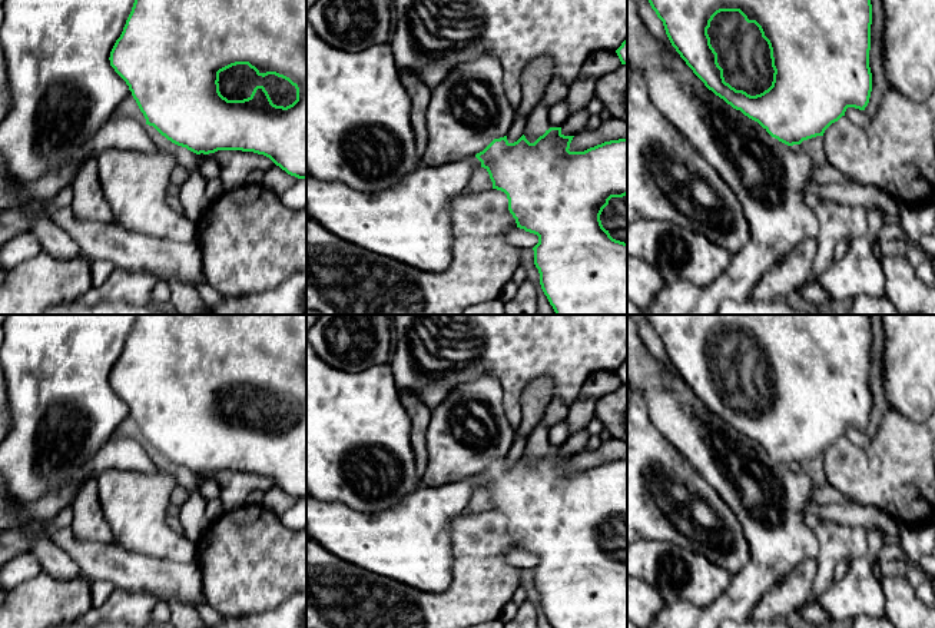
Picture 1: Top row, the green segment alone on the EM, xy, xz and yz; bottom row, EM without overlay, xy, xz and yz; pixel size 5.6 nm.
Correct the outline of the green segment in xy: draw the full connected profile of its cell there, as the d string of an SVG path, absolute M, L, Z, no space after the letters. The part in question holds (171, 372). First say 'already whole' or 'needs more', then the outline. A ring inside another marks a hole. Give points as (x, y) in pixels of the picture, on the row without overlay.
needs more; M136 315L132 332L110 372L109 381L115 392L129 406L133 419L146 439L145 449L158 471L172 475L176 485L185 488L188 495L195 491L200 474L242 471L263 475L288 495L306 499L306 315ZM236 385L248 385L262 398L275 395L288 401L296 409L296 421L286 428L276 426L263 406L256 406L248 419L228 421L219 412L219 393Z

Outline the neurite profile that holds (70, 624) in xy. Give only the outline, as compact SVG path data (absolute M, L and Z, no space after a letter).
M69 622L69 624L57 624L52 628L156 628L153 624L149 625L129 625L125 622L103 622L95 627L84 627L77 622Z

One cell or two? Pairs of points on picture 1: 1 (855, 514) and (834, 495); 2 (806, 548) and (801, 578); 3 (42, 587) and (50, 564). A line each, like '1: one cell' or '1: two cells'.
1: two cells
2: two cells
3: two cells

